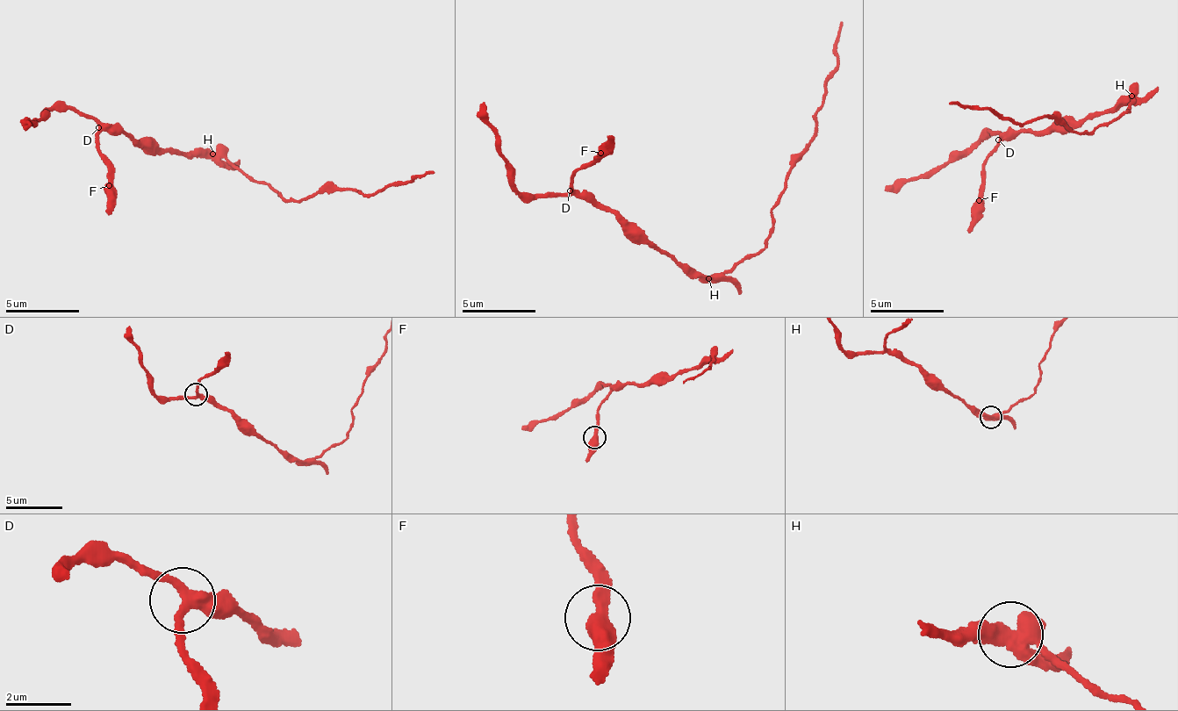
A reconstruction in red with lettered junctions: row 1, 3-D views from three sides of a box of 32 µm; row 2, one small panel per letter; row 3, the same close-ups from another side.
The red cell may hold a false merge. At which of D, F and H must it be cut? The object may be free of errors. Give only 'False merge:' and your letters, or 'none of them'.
False merge: H

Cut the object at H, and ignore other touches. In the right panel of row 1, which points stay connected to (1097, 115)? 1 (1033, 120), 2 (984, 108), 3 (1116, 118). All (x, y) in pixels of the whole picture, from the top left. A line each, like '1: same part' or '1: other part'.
1: other part
2: other part
3: other part

